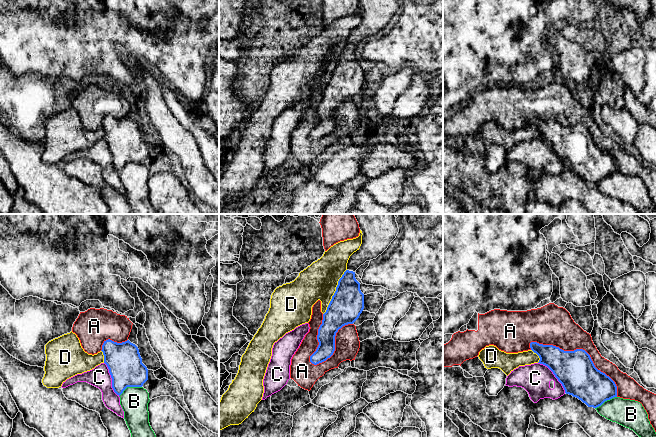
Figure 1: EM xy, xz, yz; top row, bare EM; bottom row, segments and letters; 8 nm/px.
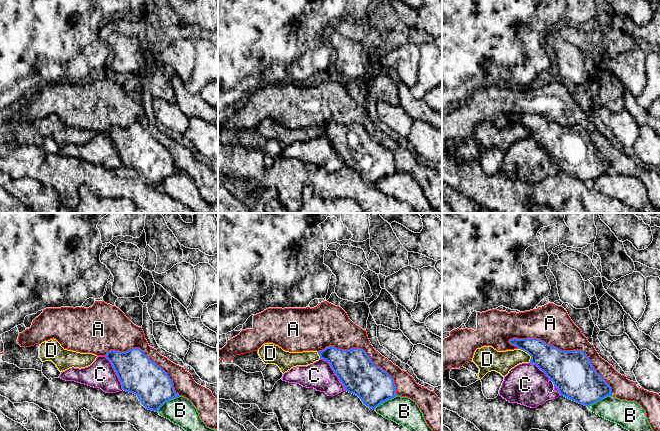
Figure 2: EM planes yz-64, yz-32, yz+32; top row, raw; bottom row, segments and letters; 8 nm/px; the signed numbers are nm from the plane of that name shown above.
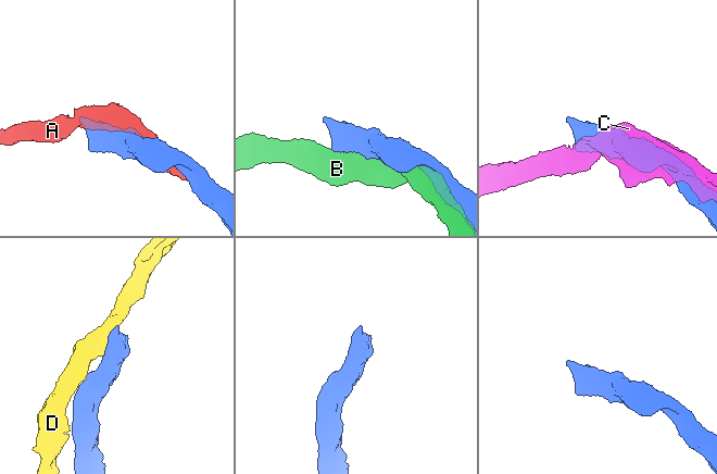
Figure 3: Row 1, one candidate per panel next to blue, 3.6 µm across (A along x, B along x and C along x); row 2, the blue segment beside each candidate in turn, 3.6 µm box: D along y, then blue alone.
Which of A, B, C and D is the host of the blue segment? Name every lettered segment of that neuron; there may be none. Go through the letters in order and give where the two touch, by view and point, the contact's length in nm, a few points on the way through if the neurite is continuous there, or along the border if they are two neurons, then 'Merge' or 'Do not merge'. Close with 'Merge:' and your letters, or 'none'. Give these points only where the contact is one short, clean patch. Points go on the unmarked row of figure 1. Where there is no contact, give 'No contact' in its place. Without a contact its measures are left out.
A: Touches blue at yz (581, 125). Shared border 850 nm. Do not merge
B: Touches blue at xy (129, 162). Shared border 200 nm. Do not merge
C: Touches blue at yz (554, 150). Shared border 340 nm. Do not merge
D: Touches blue at xz (335, 68). Shared border 420 nm. Boundary: xz (346, 45), (339, 55), (336, 66), (323, 90). Do not merge
Merge: none

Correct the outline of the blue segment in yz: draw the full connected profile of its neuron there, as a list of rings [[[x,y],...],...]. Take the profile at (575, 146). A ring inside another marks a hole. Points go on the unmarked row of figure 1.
[[[530,119],[531,126],[562,160],[565,169],[578,174],[588,183],[597,184],[617,173],[615,158],[598,146],[583,125],[564,127],[553,121]]]

